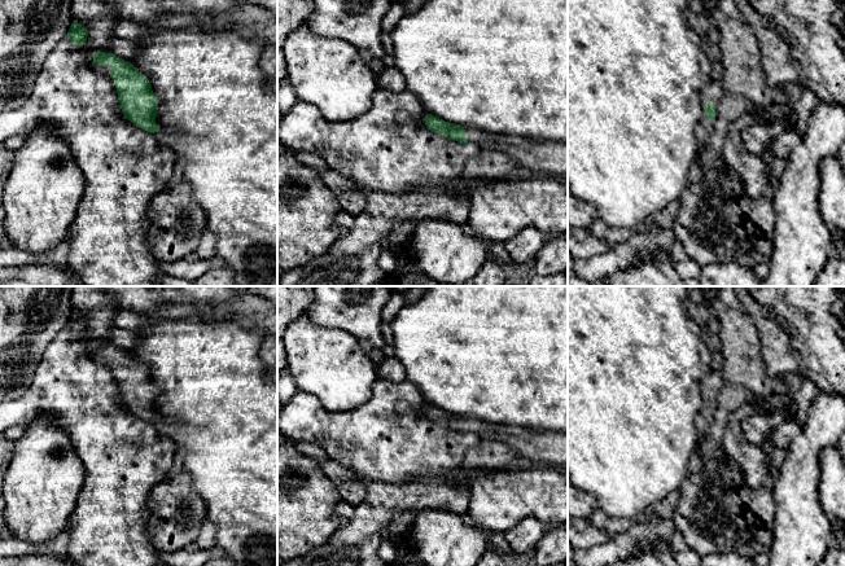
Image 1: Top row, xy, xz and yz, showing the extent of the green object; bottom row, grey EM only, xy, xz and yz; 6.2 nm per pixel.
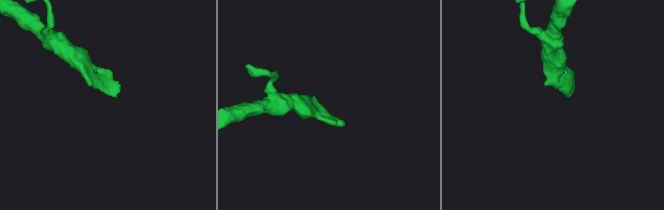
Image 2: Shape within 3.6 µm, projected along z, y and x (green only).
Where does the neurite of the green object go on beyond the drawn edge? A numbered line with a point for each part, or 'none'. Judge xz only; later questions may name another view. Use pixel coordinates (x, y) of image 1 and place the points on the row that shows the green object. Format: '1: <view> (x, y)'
1: xz (533, 156)

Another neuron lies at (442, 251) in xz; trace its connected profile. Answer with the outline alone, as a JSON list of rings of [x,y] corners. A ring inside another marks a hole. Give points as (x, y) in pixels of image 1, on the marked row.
[[[439,218],[416,224],[411,254],[425,276],[451,286],[461,286],[491,258],[487,241],[468,236],[461,224]]]

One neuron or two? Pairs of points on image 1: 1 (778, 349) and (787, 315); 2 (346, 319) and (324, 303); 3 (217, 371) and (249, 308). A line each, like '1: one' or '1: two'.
1: two
2: one
3: two

